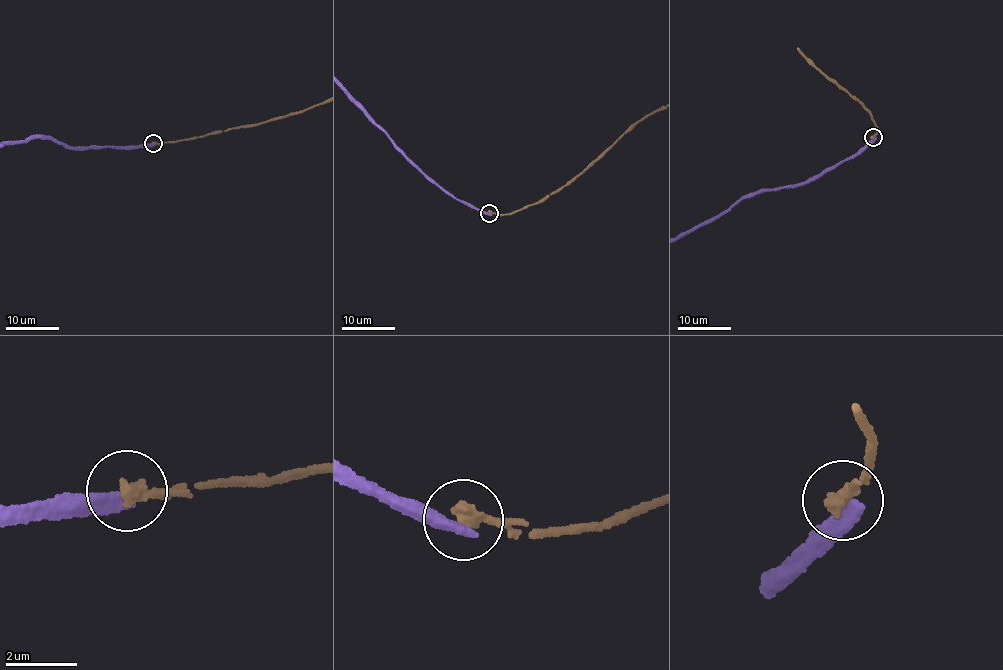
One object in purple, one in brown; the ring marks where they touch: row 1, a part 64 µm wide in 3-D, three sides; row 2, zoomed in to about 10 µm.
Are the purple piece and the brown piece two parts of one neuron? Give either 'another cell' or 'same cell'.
another cell

